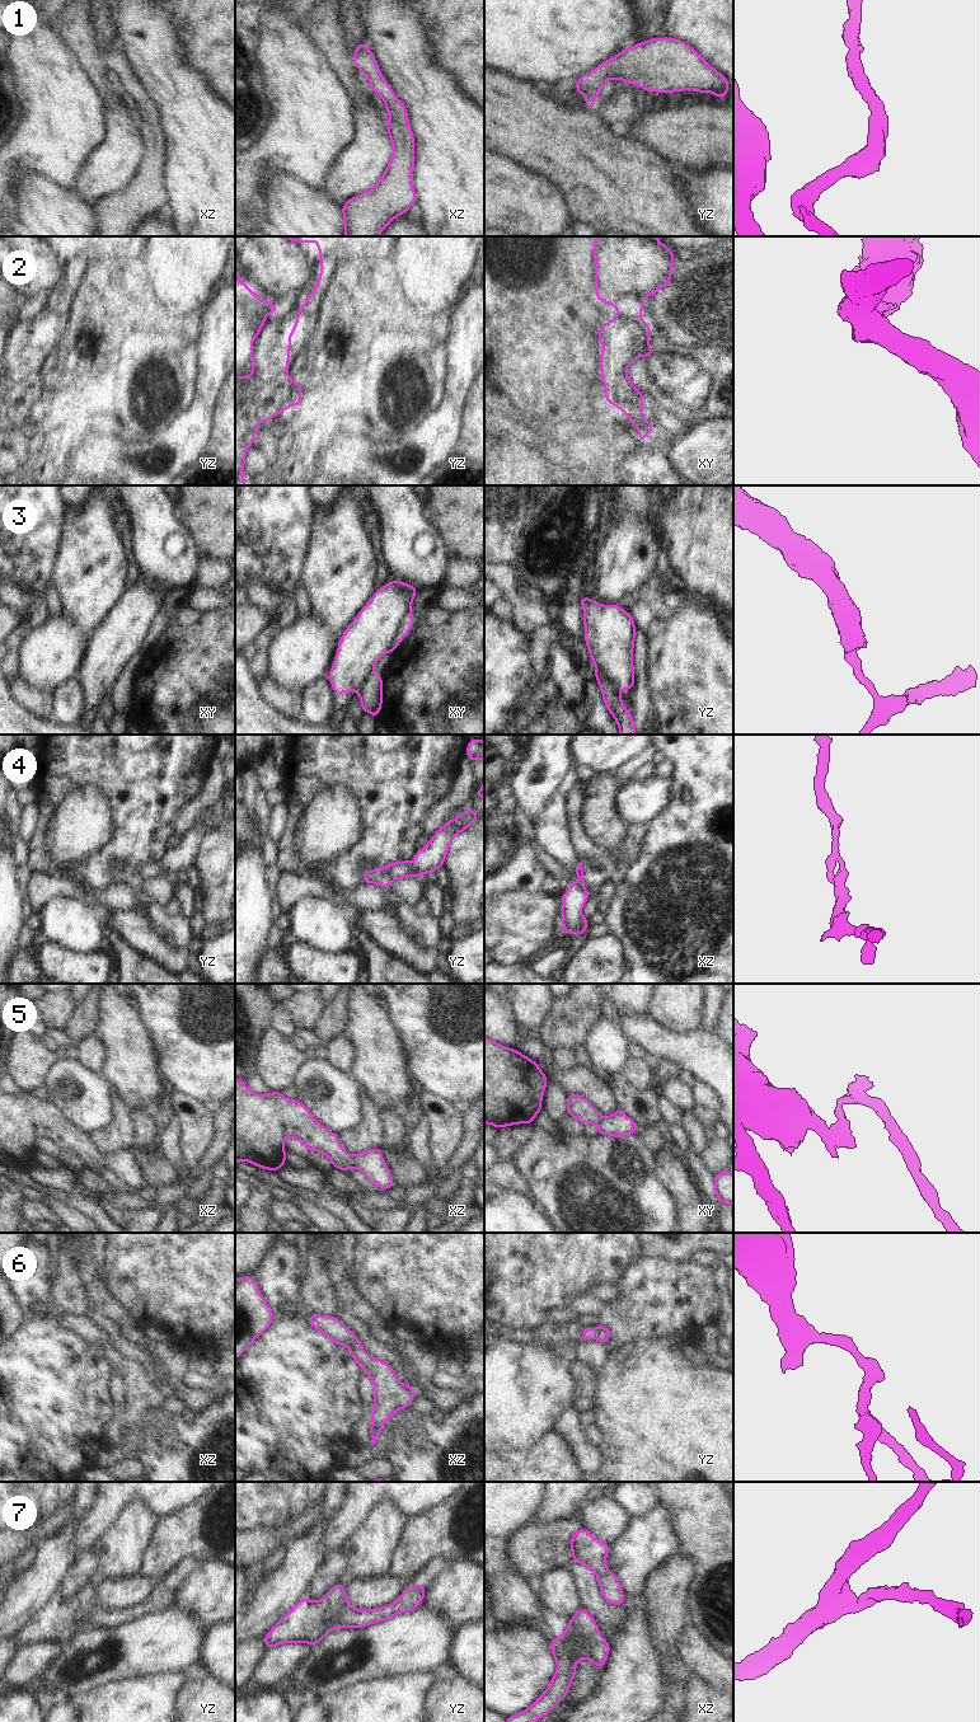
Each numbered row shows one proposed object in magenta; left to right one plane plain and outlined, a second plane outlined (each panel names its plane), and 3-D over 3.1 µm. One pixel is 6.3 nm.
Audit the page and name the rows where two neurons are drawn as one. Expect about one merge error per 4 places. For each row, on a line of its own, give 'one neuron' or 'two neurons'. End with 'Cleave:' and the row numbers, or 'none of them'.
1: one neuron
2: two neurons
3: two neurons
4: two neurons
5: two neurons
6: one neuron
7: one neuron
Cleave: 2, 3, 4, 5

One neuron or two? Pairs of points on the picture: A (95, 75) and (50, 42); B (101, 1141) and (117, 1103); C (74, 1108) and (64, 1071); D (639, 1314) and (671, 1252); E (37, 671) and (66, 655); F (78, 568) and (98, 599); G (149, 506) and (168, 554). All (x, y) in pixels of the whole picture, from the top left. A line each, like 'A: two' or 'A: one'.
A: two
B: one
C: one
D: two
E: one
F: one
G: one

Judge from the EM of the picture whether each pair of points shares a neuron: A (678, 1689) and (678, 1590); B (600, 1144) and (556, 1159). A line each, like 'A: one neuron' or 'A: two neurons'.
A: one neuron
B: one neuron

